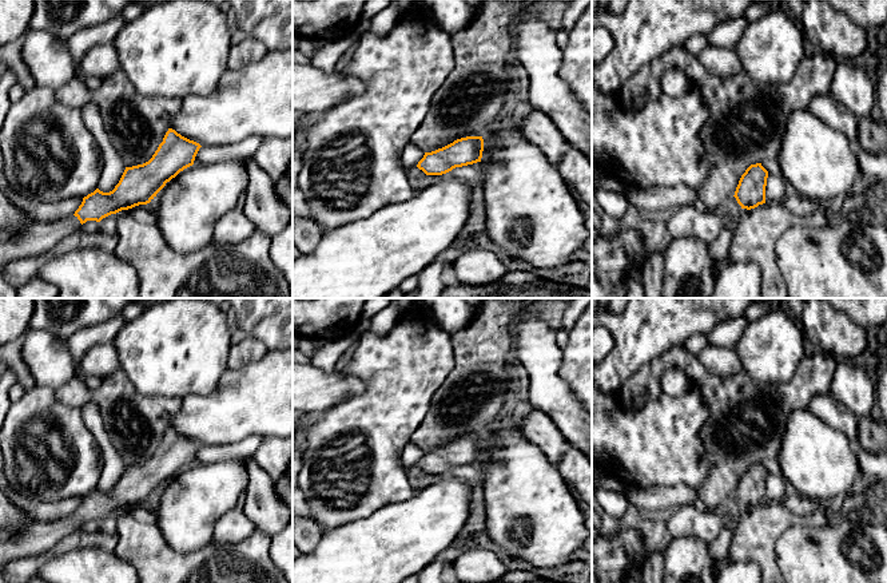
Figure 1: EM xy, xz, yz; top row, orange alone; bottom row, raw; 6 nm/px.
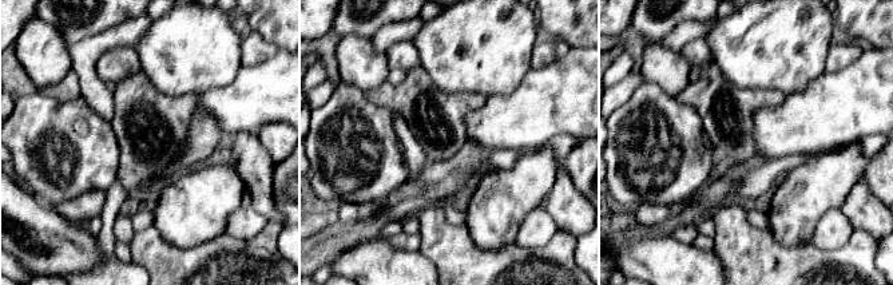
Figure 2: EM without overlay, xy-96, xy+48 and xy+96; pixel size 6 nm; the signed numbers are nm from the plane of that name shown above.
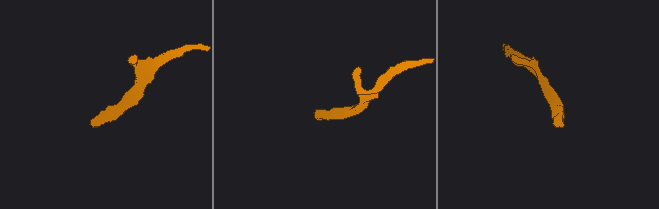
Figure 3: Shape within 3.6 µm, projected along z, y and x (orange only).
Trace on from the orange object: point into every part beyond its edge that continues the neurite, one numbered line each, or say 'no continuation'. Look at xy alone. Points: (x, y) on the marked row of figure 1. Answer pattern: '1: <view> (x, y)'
1: xy (38, 238)

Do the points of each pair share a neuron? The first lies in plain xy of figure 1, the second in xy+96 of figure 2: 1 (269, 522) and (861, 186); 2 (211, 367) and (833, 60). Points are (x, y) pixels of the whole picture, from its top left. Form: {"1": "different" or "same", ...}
{"1": "same", "2": "different"}

